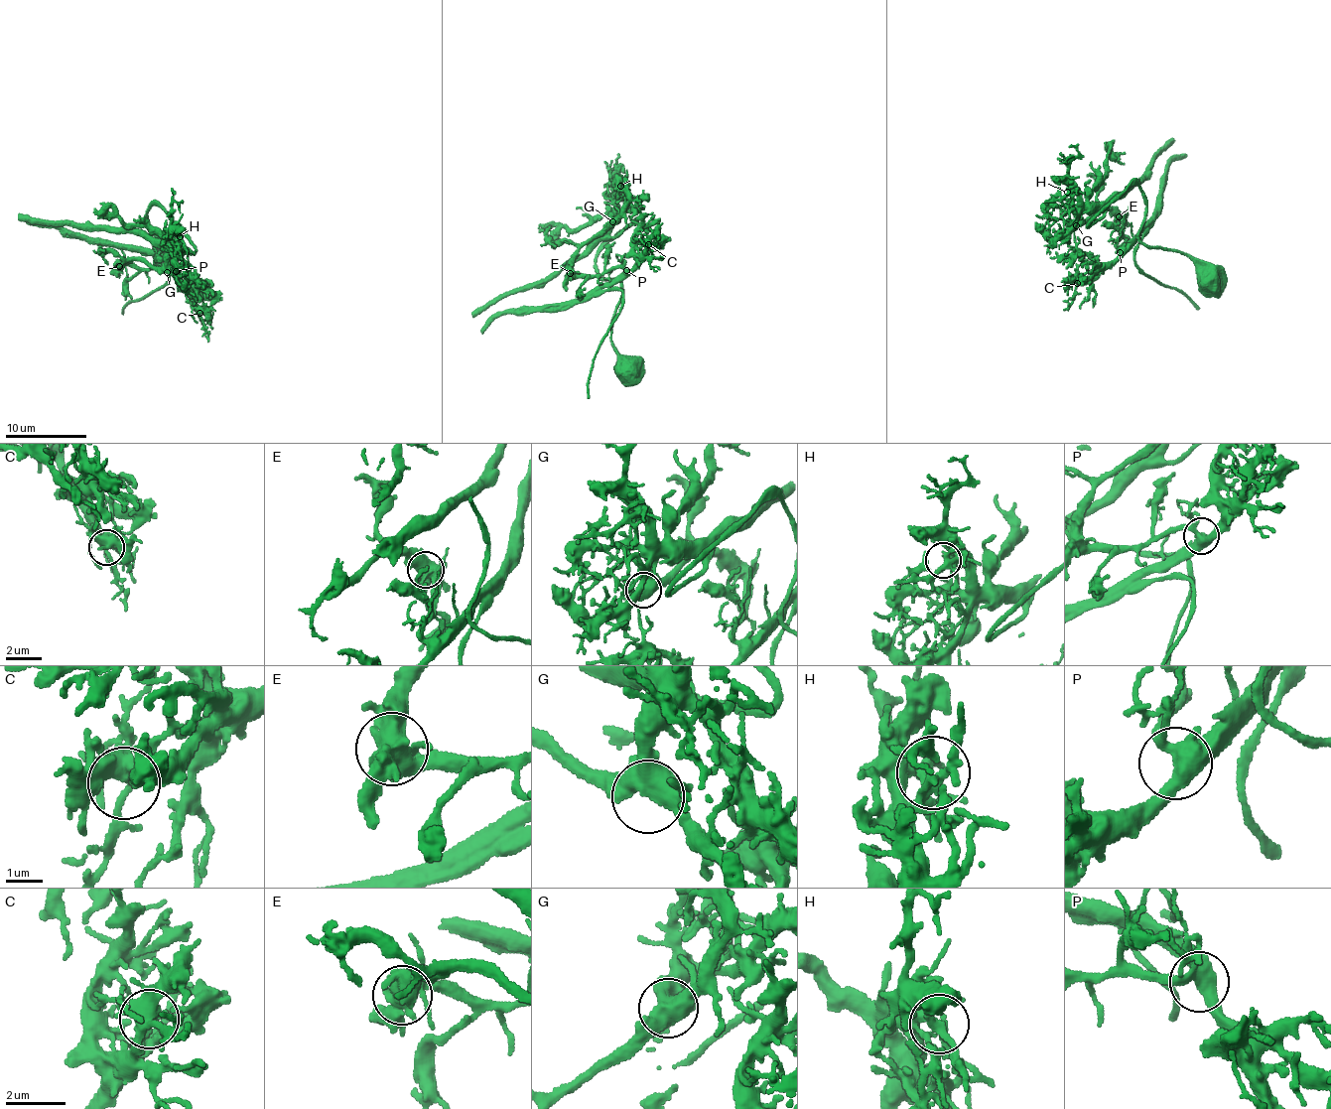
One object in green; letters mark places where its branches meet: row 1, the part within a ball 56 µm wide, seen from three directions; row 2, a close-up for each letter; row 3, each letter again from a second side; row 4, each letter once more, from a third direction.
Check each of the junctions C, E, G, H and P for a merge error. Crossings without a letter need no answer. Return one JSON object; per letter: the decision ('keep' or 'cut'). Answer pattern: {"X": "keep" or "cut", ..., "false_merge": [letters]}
{"C": "keep", "E": "cut", "G": "keep", "H": "keep", "P": "keep", "false_merge": ["E"]}

